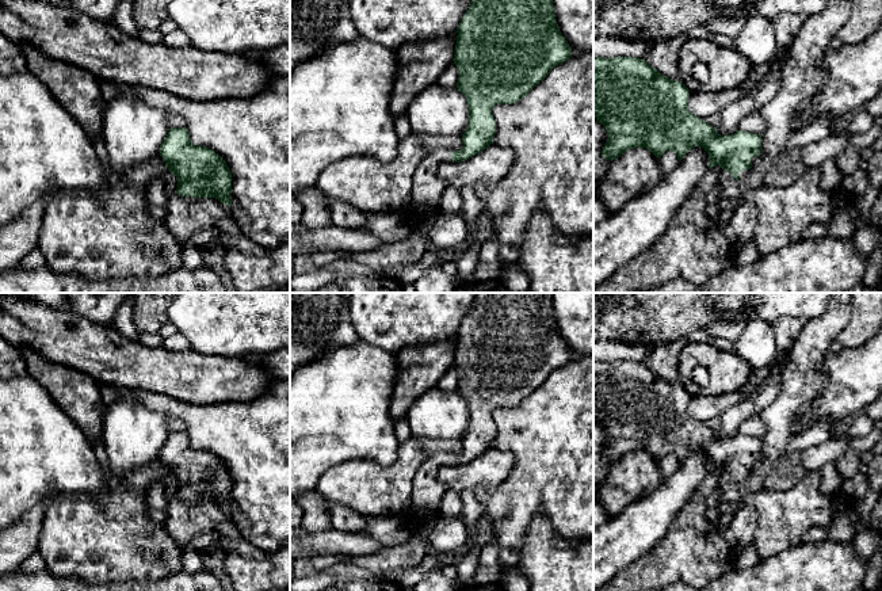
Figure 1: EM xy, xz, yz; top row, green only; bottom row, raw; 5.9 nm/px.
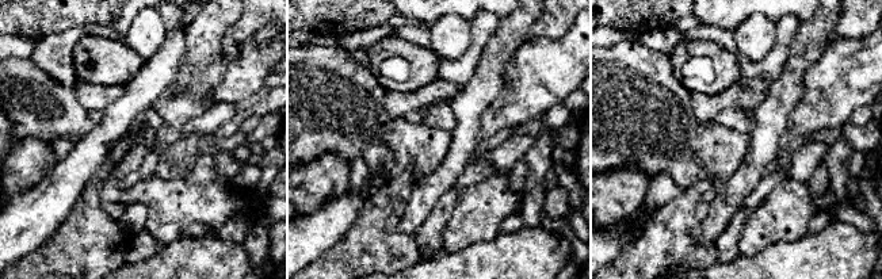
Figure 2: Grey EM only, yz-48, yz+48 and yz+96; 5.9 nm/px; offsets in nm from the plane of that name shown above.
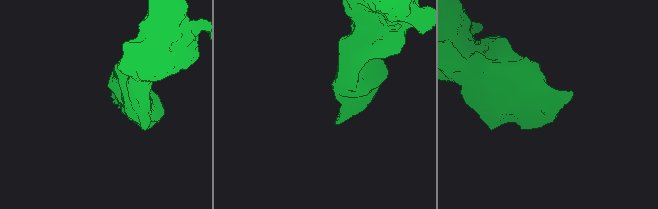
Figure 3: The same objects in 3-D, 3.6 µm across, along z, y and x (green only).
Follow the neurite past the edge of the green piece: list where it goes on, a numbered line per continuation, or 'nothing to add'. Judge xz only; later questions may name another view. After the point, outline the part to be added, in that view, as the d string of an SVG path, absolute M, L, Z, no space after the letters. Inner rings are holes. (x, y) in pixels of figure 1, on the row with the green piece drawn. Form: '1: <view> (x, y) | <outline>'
1: xz (427, 186) | M438 149L427 156L416 168L412 179L412 202L400 216L409 228L417 222L424 211L432 207L439 209L439 202L447 183L439 176L438 171L443 161L451 160L451 155L451 149Z

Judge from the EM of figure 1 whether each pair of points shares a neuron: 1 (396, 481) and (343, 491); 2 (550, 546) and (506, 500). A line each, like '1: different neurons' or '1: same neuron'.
1: same neuron
2: different neurons

